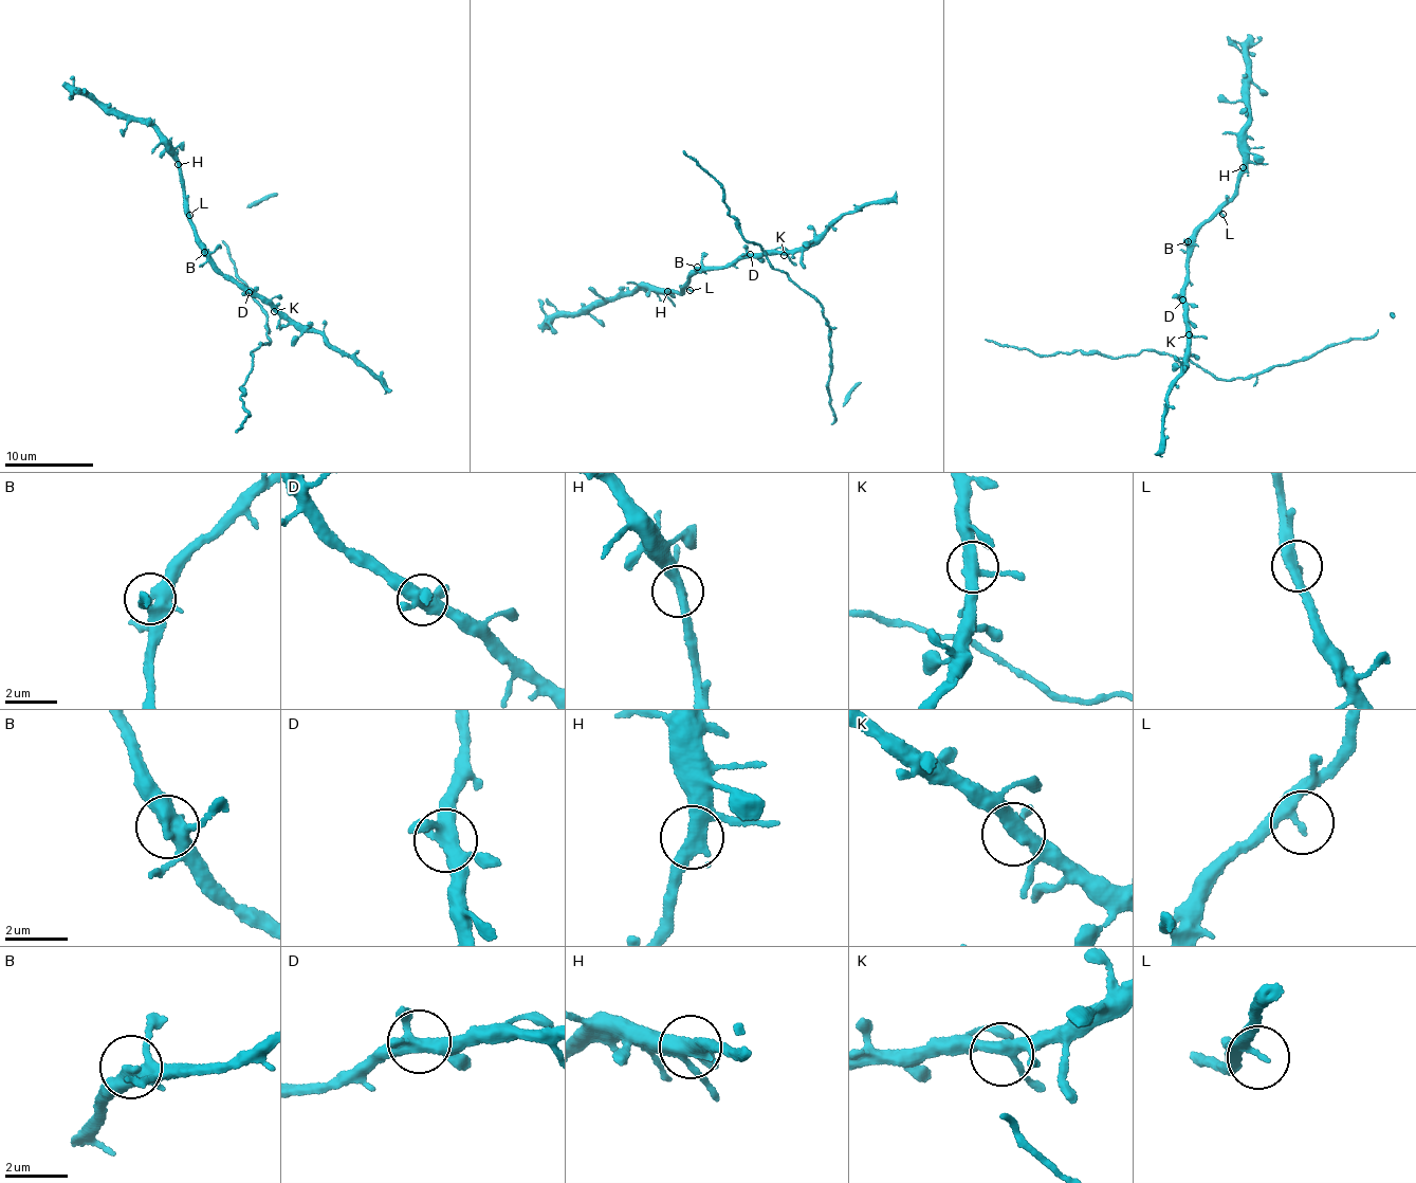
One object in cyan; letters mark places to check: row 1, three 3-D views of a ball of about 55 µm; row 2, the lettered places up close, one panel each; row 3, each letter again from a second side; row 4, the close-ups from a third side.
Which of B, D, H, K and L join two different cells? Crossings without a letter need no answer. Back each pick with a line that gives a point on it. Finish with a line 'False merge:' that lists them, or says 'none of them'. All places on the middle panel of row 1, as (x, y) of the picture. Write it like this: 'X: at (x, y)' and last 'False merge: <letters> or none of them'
False merge: none of them

